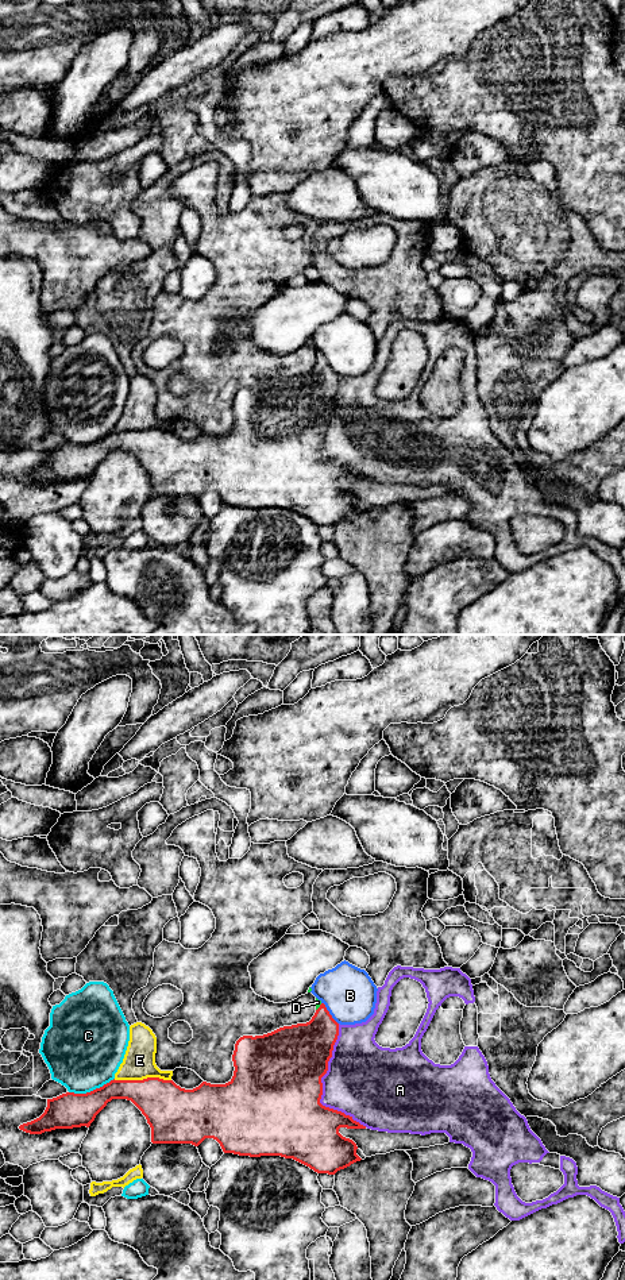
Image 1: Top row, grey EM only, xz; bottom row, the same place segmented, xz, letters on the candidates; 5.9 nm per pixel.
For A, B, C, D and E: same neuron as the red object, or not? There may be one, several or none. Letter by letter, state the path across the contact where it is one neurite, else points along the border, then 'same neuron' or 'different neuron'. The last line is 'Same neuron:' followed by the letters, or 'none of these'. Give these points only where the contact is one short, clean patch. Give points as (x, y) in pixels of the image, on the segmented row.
A: different neuron
B: different neuron
C: different neuron
D: runs through xz (308, 1047), (319, 1036), (319, 1007), (317, 1002); same neuron
E: different neuron
Same neuron: D

